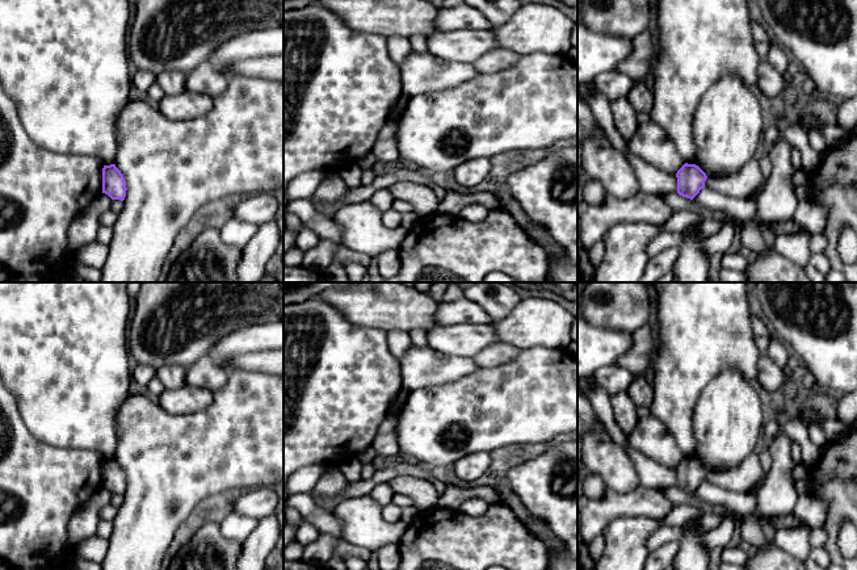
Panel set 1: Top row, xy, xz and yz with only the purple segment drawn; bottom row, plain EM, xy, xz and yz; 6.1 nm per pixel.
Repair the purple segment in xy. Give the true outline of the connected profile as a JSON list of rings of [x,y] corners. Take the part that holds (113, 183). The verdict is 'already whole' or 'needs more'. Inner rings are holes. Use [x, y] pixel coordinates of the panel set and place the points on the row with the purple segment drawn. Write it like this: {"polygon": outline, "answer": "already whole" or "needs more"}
{"polygon": [[[115,164],[104,165],[102,168],[102,193],[112,200],[123,201],[126,197],[126,181]]], "answer": "already whole"}

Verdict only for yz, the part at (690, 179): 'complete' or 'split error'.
complete

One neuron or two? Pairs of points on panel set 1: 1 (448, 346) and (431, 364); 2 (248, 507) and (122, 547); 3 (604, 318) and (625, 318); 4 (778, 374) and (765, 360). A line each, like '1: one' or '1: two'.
1: one
2: two
3: one
4: one

